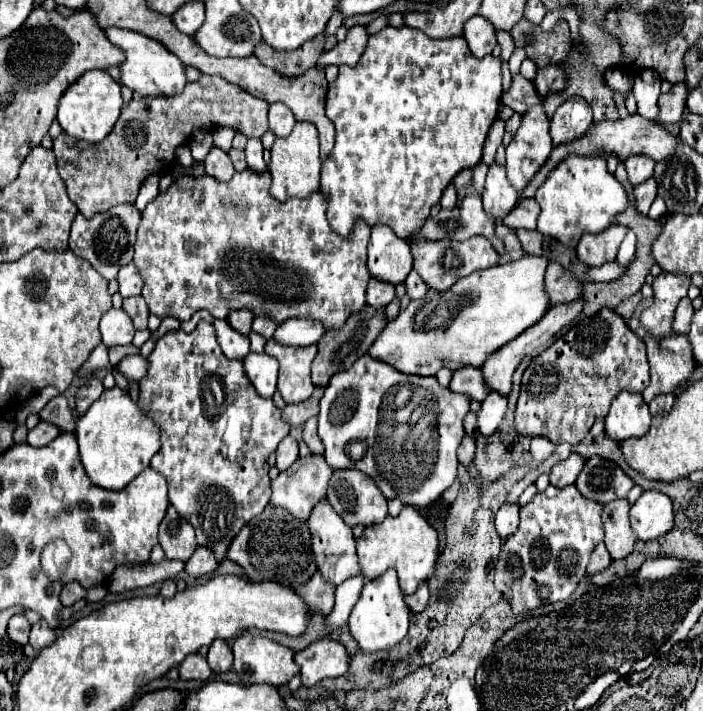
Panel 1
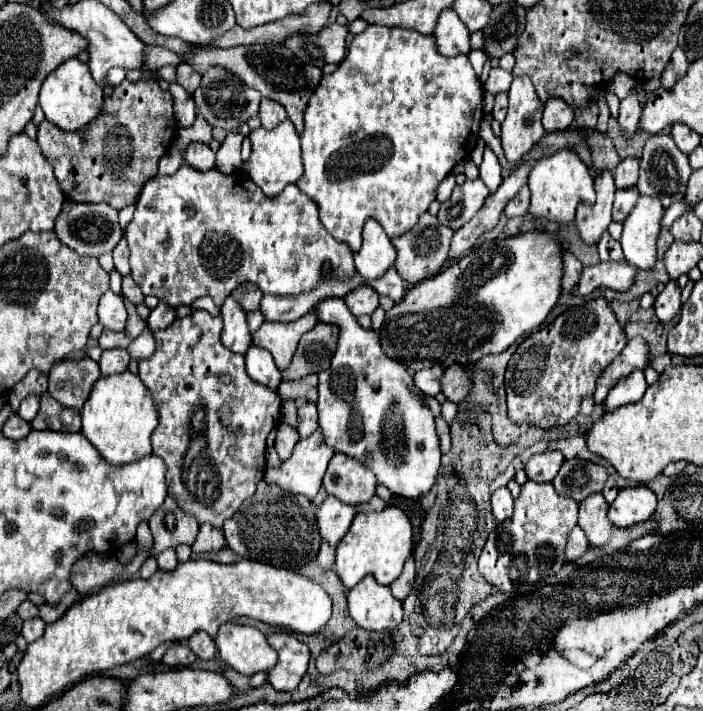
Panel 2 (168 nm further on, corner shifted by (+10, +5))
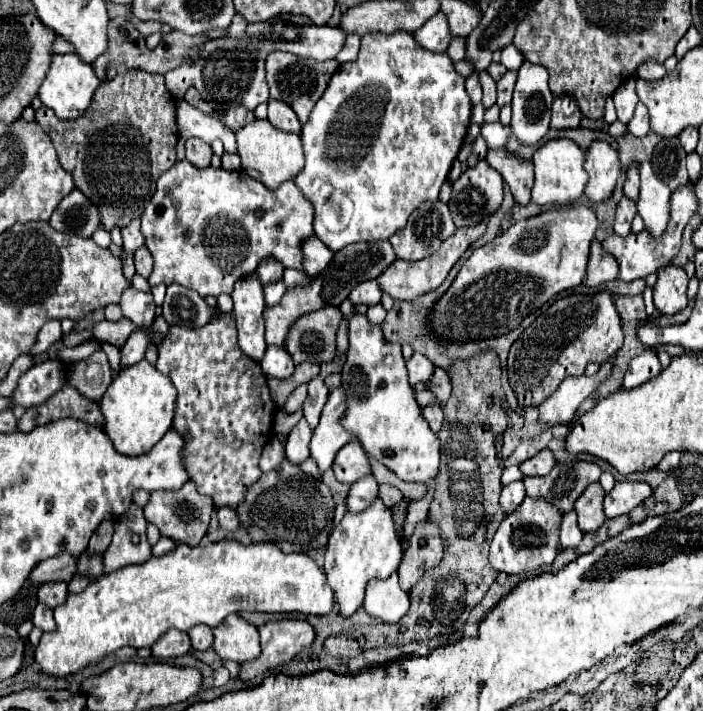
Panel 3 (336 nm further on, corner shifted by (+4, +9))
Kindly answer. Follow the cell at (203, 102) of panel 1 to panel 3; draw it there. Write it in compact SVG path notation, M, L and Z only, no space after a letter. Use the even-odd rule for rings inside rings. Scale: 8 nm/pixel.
M134 69L102 81L90 109L74 121L62 121L42 105L36 111L36 123L50 135L62 167L74 177L74 185L98 205L106 231L140 219L158 177L176 163L176 103L158 73Z

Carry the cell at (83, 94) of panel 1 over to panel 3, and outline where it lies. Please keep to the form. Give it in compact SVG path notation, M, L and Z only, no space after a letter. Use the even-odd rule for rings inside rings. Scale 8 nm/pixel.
M74 53L54 55L50 61L50 69L38 89L38 97L46 107L54 109L54 113L60 119L76 119L88 109L94 89L98 85L100 85L100 79L94 75L94 69L90 65L86 65L84 61L80 61L80 57L76 57Z

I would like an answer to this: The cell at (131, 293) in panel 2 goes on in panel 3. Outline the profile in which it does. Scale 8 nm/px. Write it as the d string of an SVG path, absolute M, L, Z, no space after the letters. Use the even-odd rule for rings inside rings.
M146 247L136 249L134 257L136 257L136 271L138 271L142 277L148 277L148 275L152 273L152 257L150 257L150 251L148 251Z

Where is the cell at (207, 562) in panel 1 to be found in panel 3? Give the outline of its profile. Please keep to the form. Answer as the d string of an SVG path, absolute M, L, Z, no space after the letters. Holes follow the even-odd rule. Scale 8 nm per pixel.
M218 509L218 523L222 529L228 529L228 531L234 531L238 527L238 515L236 515L236 509Z

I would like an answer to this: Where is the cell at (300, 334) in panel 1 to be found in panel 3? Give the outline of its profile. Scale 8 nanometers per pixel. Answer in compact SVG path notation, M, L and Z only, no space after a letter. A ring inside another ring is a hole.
M344 301L340 311L349 319L350 347L342 369L342 387L348 391L348 411L342 425L358 435L366 453L384 463L402 481L434 481L440 463L440 441L426 425L426 419L414 401L414 389L408 383L400 345L388 343L378 325L372 325L364 315L354 313L350 301ZM374 371L378 371L378 379Z

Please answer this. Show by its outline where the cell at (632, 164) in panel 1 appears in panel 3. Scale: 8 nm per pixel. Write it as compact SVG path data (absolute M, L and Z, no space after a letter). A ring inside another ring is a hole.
M632 167L626 175L626 181L624 181L624 195L632 201L638 199L638 189L640 189L640 175L638 175L638 167Z

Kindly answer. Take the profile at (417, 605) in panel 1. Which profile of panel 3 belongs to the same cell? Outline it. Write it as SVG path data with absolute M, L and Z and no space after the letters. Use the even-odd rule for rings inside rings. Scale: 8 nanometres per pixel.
M422 521L422 525L416 525L398 567L402 589L408 591L426 569L436 567L442 561L442 555L444 545L438 525L432 525L432 521Z

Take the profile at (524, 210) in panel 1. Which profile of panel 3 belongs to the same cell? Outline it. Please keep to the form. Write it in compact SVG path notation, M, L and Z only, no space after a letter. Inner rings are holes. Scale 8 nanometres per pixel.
M506 147L496 149L496 151L488 151L486 161L502 173L504 181L512 189L514 199L518 203L526 205L530 201L530 189L532 189L532 183L534 183L534 165L532 165L532 161L512 155Z

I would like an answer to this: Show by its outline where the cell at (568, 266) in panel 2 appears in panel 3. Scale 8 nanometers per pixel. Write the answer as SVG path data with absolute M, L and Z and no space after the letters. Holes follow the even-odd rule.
M594 241L590 249L590 265L588 265L588 275L586 275L586 285L596 287L608 281L614 281L618 277L618 261L614 255L606 253L602 243Z

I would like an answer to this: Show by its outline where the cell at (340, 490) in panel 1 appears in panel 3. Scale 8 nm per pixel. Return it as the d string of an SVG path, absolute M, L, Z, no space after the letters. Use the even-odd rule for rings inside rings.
M350 441L350 443L346 443L346 445L338 451L338 455L336 455L332 467L334 467L336 477L338 477L340 481L344 481L344 483L354 483L354 481L358 481L360 477L372 473L372 471L370 471L370 461L368 461L368 457L366 457L366 453L364 453L360 441Z

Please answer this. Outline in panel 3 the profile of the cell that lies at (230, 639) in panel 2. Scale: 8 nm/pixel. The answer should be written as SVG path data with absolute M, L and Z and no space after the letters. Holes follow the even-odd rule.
M240 615L226 617L214 631L212 649L222 659L232 659L236 663L252 661L260 655L260 639L258 629L242 619Z

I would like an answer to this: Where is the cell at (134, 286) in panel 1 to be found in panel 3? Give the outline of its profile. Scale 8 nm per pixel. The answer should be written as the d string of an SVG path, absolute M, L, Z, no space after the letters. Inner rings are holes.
M134 219L128 227L122 229L122 237L124 237L124 249L134 253L138 247L144 245L144 237L140 231L140 219Z

